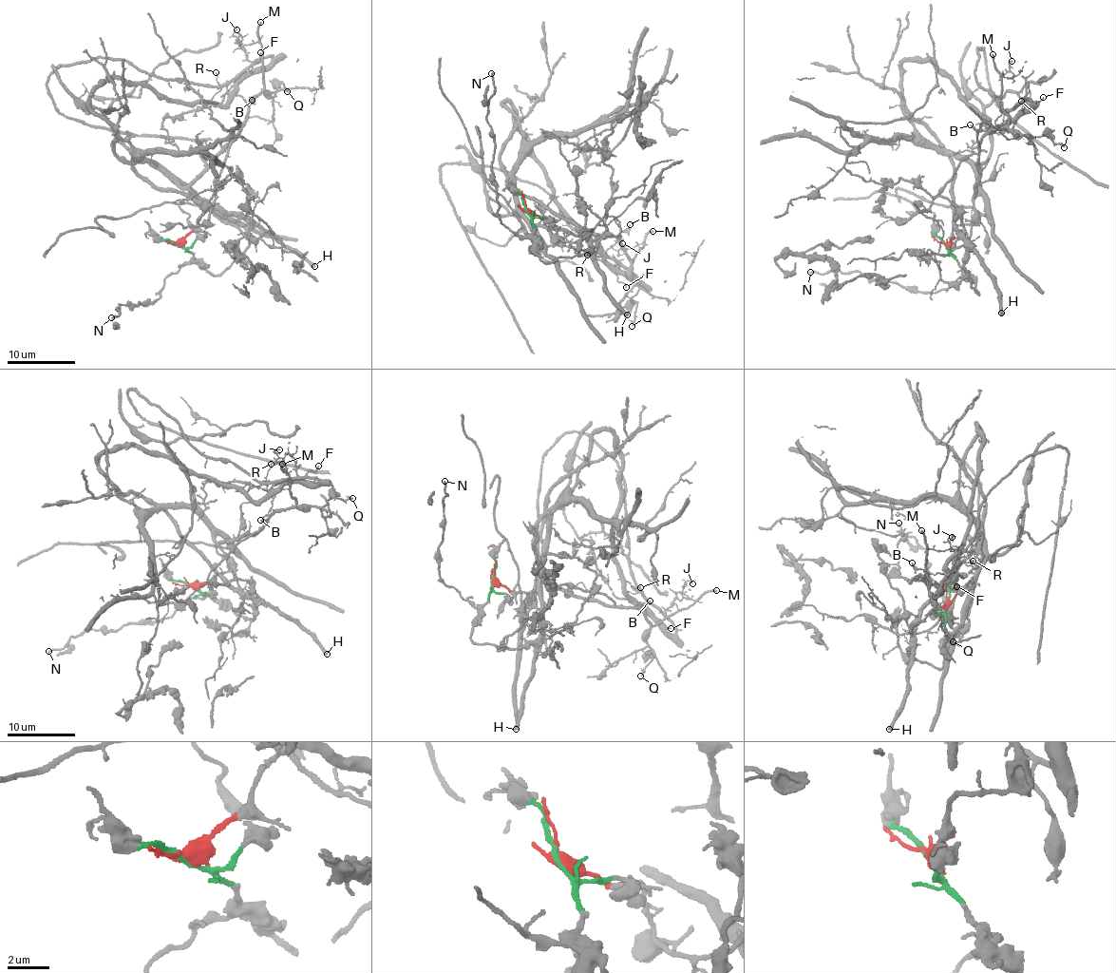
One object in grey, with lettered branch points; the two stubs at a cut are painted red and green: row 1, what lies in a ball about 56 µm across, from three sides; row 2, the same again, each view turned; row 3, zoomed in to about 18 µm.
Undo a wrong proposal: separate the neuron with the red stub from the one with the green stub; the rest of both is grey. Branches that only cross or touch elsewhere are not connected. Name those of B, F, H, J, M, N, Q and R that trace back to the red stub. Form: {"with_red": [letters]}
{"with_red": ["J", "M", "Q"]}

